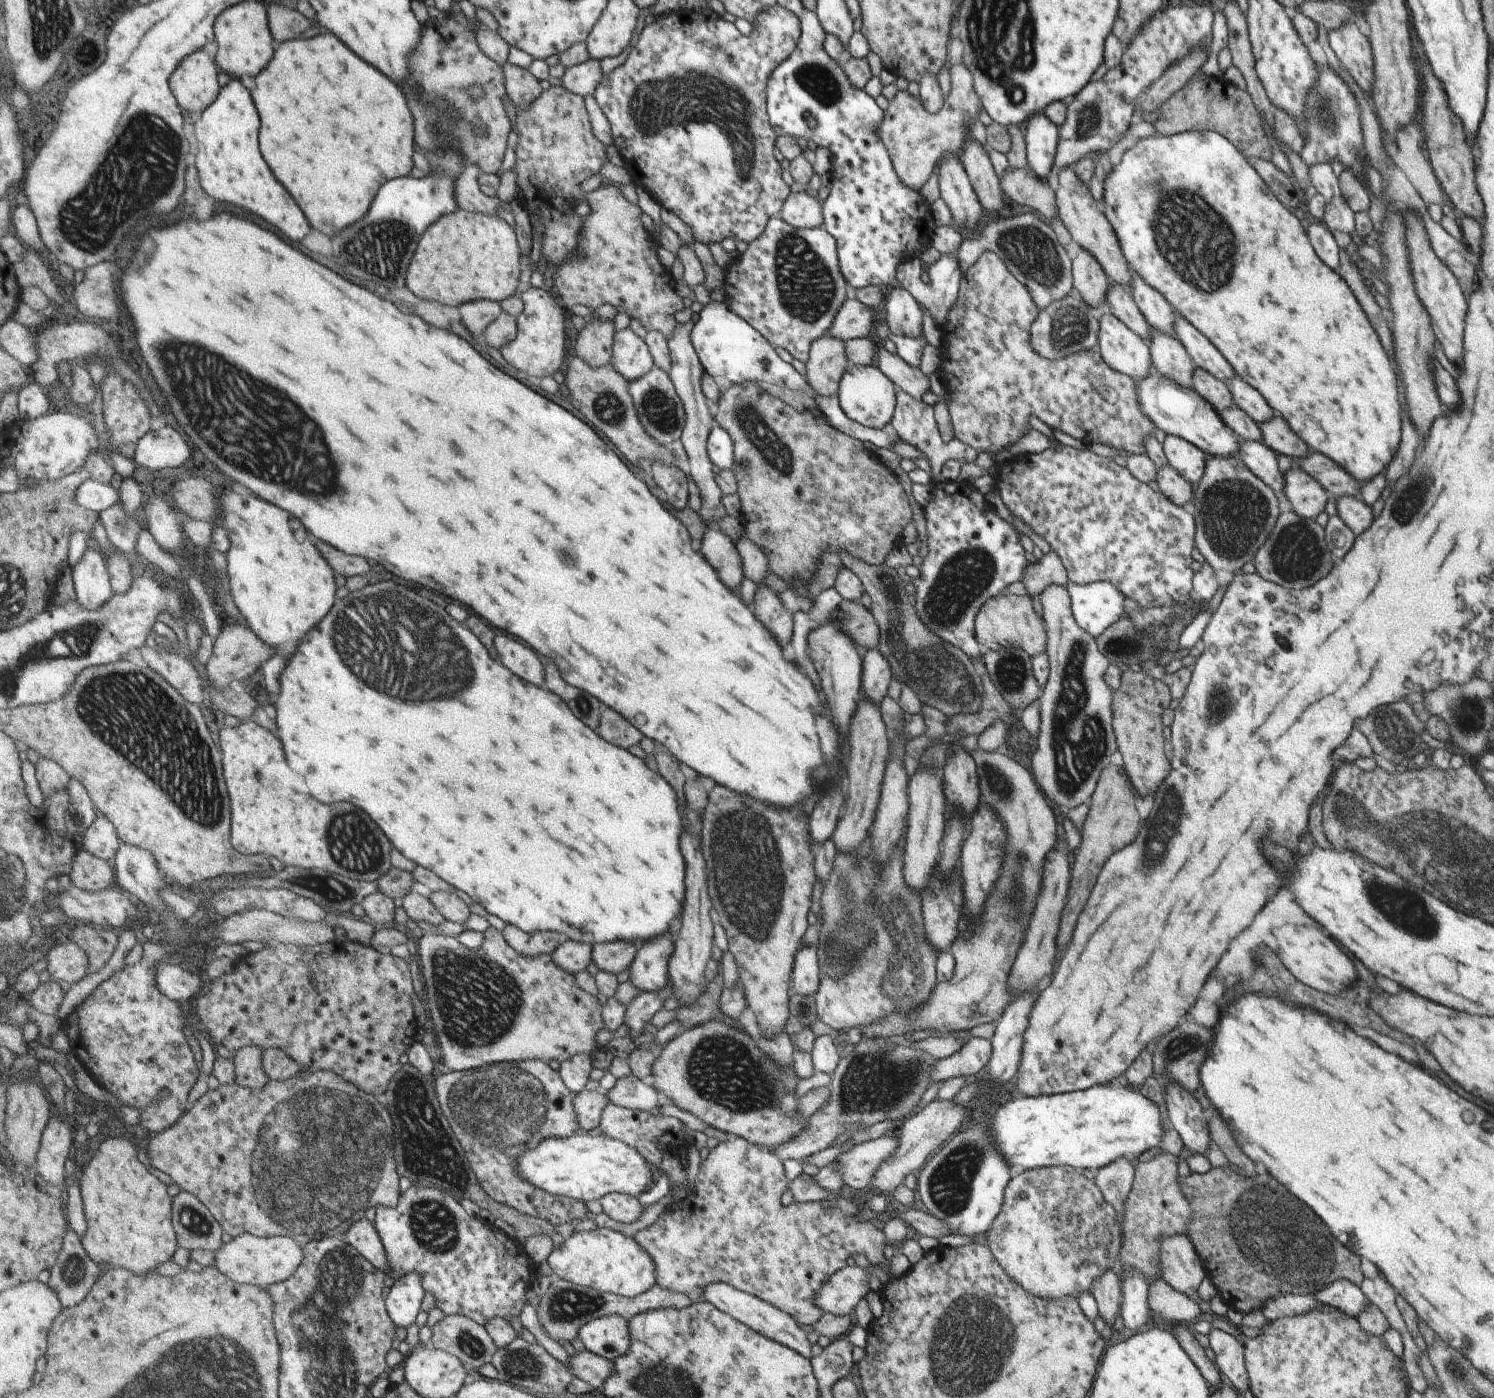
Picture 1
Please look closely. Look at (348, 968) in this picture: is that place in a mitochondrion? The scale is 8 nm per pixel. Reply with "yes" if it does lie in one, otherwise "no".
no

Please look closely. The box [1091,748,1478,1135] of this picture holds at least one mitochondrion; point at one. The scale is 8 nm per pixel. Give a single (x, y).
(1166, 825)

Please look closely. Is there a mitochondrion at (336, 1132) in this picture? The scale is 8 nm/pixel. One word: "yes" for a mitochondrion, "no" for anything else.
yes

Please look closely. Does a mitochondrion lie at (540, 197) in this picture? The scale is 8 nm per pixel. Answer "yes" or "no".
no

